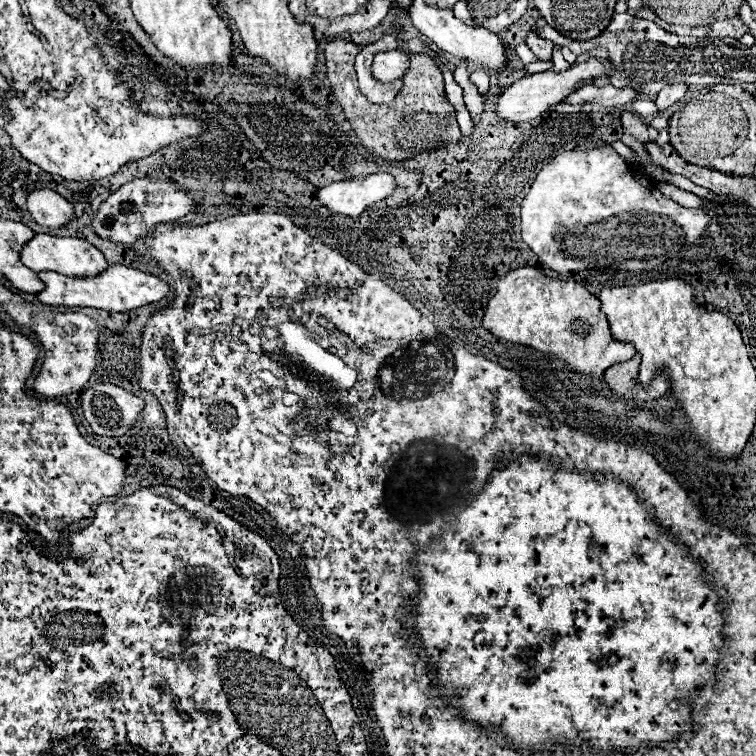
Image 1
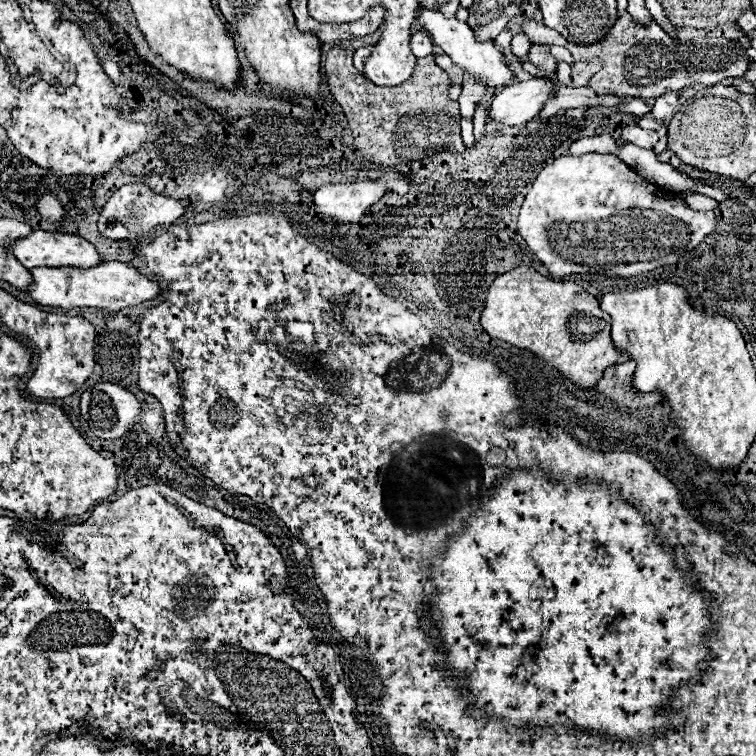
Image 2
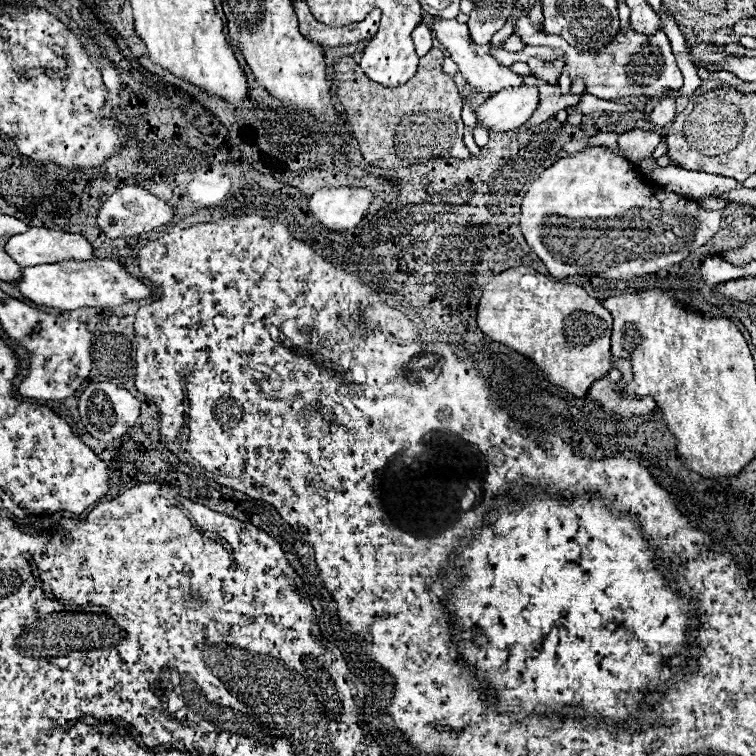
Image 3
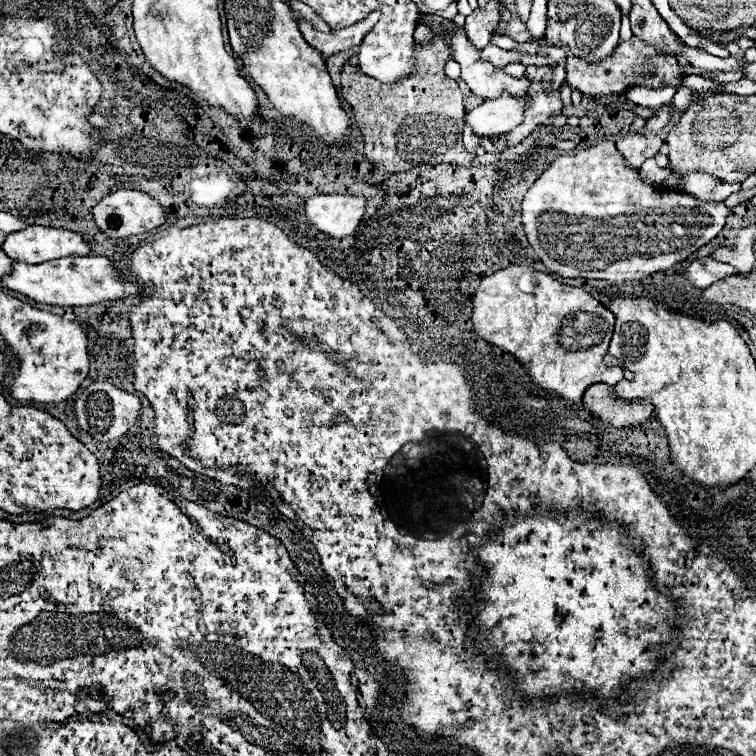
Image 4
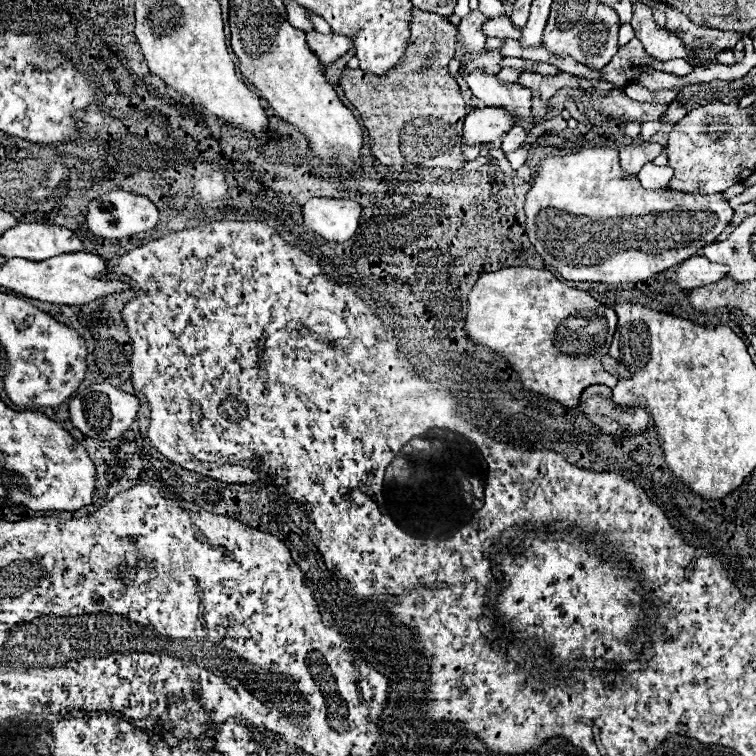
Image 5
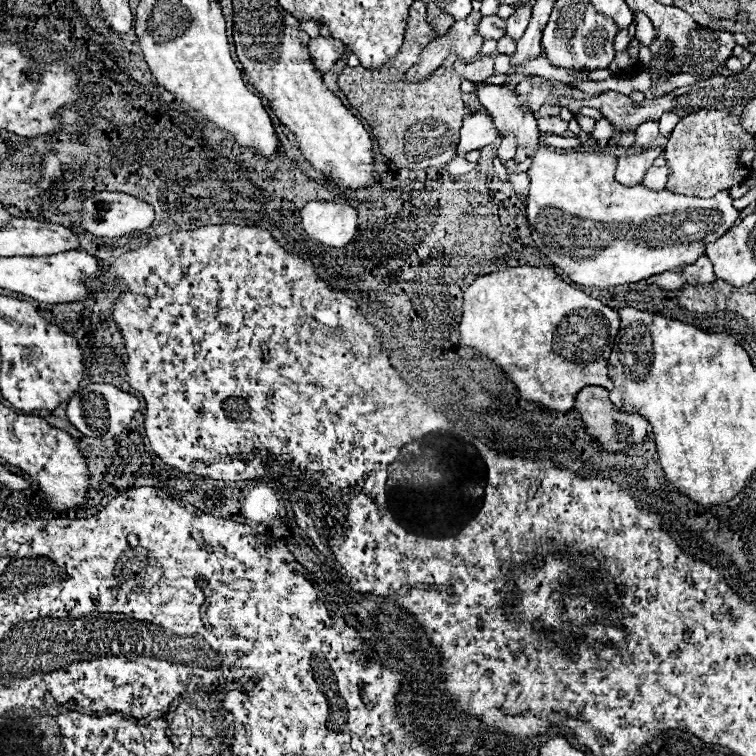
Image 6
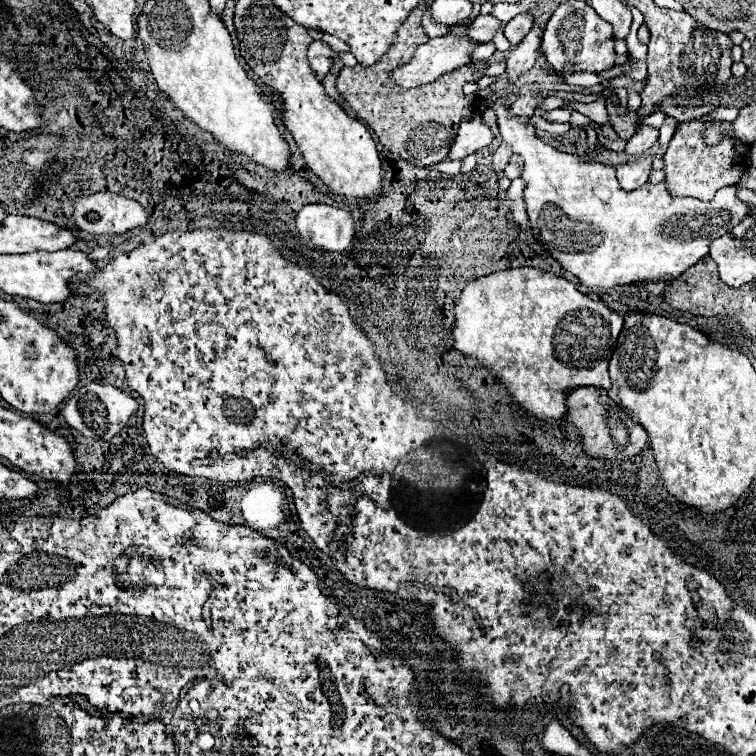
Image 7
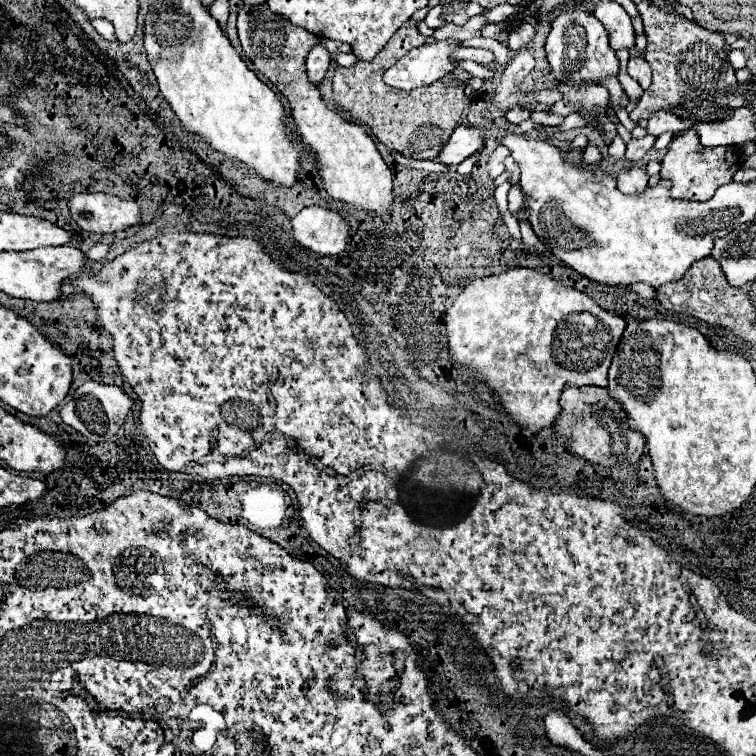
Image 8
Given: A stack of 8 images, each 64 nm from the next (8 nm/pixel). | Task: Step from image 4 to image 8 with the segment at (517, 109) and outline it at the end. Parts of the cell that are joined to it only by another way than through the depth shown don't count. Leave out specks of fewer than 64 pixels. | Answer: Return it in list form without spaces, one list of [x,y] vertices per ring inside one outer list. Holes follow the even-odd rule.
[[[456,126],[450,140],[444,144],[436,160],[444,166],[458,166],[464,158],[472,156],[482,146],[482,142],[484,138],[480,136],[478,128]]]

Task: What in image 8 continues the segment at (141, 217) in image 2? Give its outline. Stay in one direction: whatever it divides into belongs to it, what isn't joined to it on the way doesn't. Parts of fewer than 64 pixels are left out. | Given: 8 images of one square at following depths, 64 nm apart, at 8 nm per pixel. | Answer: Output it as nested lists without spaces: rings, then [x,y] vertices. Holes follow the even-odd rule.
[[[74,194],[68,200],[72,220],[88,230],[98,234],[112,234],[126,230],[140,222],[140,208],[136,202],[120,200],[112,194]]]

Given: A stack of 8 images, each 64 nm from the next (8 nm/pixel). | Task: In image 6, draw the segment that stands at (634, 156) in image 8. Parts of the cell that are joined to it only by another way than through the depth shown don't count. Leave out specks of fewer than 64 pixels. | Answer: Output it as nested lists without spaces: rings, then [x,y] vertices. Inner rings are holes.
[[[644,122],[636,130],[636,142],[632,144],[632,148],[636,150],[650,148],[656,138],[658,138],[658,122]]]

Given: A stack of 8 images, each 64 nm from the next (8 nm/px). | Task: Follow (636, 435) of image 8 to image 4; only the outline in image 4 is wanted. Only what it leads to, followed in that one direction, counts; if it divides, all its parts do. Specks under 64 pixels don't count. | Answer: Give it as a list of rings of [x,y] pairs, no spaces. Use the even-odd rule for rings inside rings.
[[[592,384],[582,398],[582,404],[602,422],[614,428],[632,428],[652,416],[654,406],[646,400],[616,398],[614,388],[608,384]]]

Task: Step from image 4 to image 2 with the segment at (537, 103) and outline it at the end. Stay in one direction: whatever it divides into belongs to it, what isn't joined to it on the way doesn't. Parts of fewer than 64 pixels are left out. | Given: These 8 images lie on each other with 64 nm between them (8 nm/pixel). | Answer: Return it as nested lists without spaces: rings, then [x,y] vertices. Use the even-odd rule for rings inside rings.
[[[568,86],[568,88],[558,88],[544,104],[544,108],[540,110],[540,118],[548,118],[552,114],[556,114],[558,110],[568,110],[568,108],[580,108],[580,106],[618,106],[622,102],[622,98],[616,98],[616,96],[596,96],[592,90],[588,90],[588,86],[584,88],[574,88],[574,86]]]

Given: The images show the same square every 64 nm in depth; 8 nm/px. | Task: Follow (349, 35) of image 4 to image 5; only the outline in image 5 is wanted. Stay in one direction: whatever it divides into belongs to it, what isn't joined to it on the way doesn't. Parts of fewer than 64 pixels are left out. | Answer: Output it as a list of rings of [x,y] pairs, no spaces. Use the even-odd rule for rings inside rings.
[[[308,32],[308,48],[316,52],[320,64],[326,68],[328,64],[336,62],[342,54],[346,54],[352,48],[352,40],[340,34],[318,34]]]

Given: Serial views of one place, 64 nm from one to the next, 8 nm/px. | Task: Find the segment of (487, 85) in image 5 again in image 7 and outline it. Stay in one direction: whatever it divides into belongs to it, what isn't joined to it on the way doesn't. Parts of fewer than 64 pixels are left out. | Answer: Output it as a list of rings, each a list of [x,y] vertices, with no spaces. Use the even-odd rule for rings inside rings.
[[[492,94],[488,102],[490,108],[496,112],[502,140],[514,150],[516,156],[522,156],[524,160],[524,202],[534,240],[542,244],[546,252],[550,252],[550,256],[558,260],[570,274],[574,274],[584,286],[614,288],[642,280],[674,280],[682,272],[686,272],[686,268],[694,266],[708,254],[710,242],[714,238],[728,234],[736,224],[740,224],[752,214],[750,204],[738,198],[736,184],[720,188],[710,202],[702,202],[696,198],[674,198],[666,190],[666,182],[646,184],[634,192],[626,192],[620,188],[614,168],[604,166],[600,162],[592,162],[586,156],[558,152],[550,144],[536,138],[534,126],[528,124],[528,118],[510,116],[508,106],[500,102],[498,94]]]

